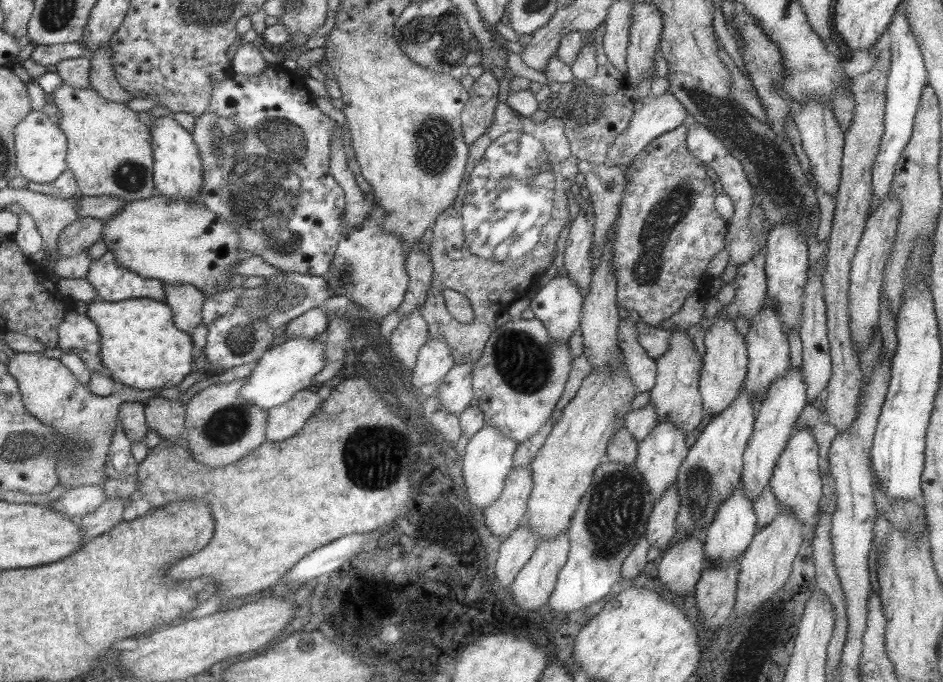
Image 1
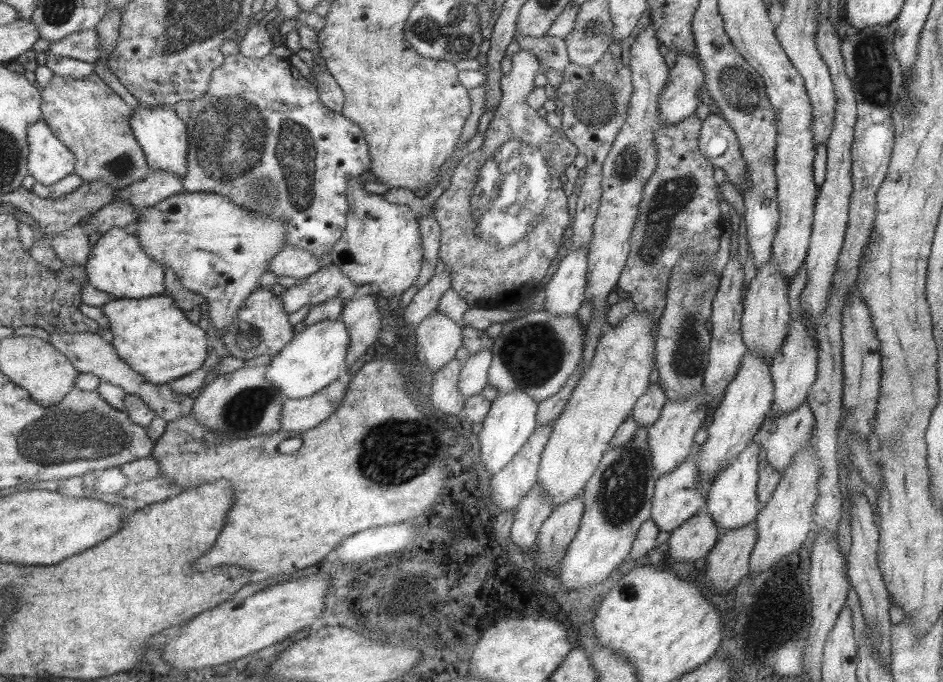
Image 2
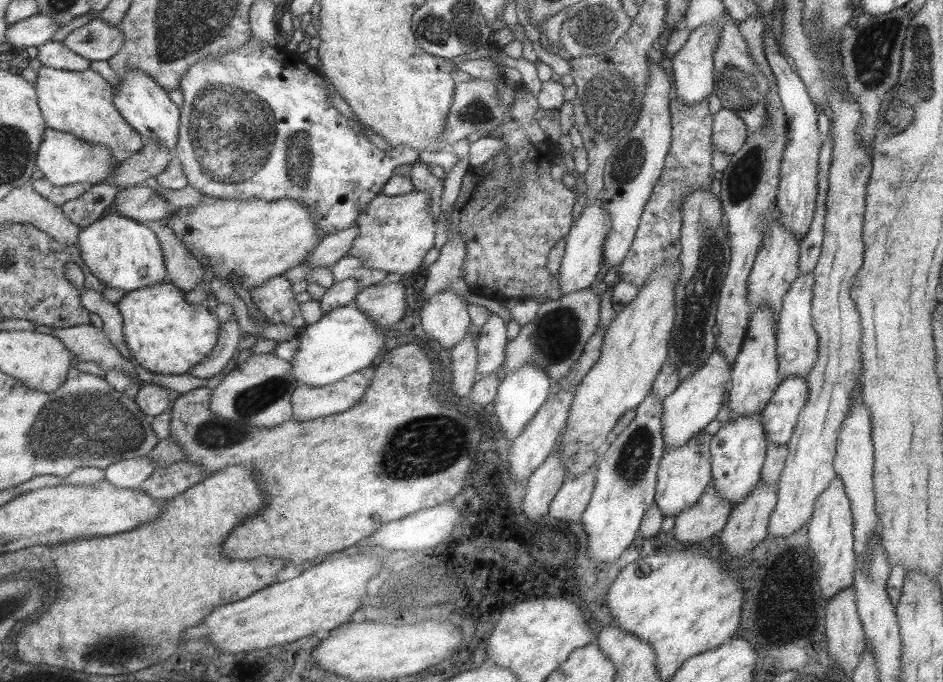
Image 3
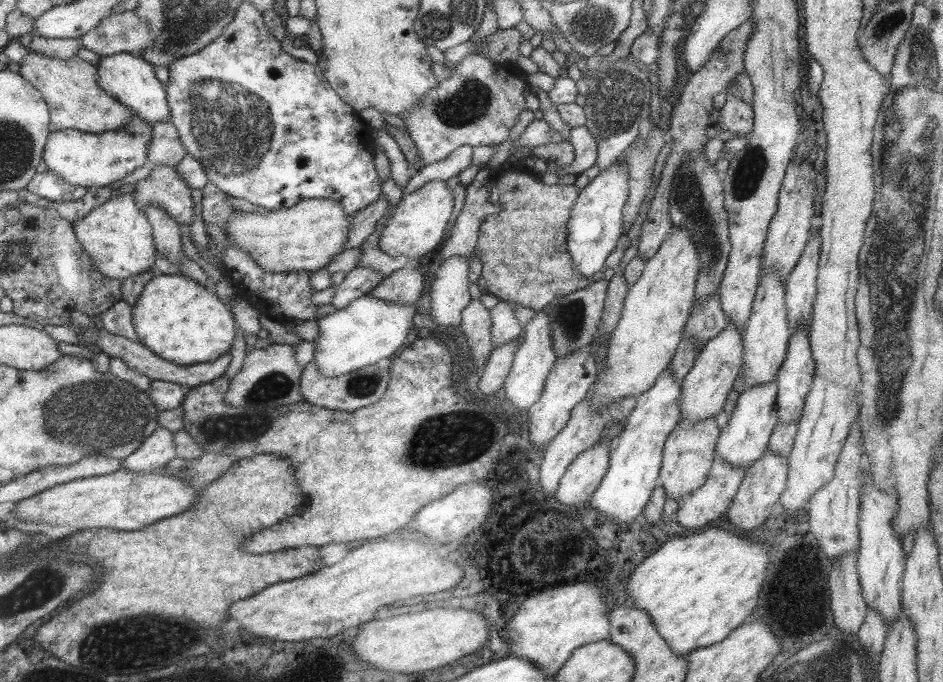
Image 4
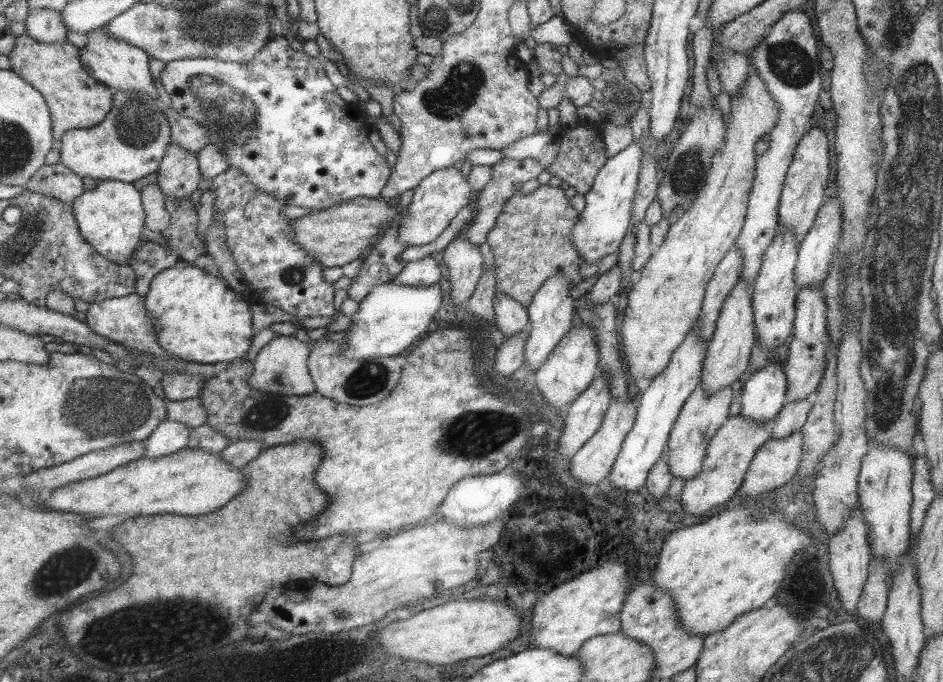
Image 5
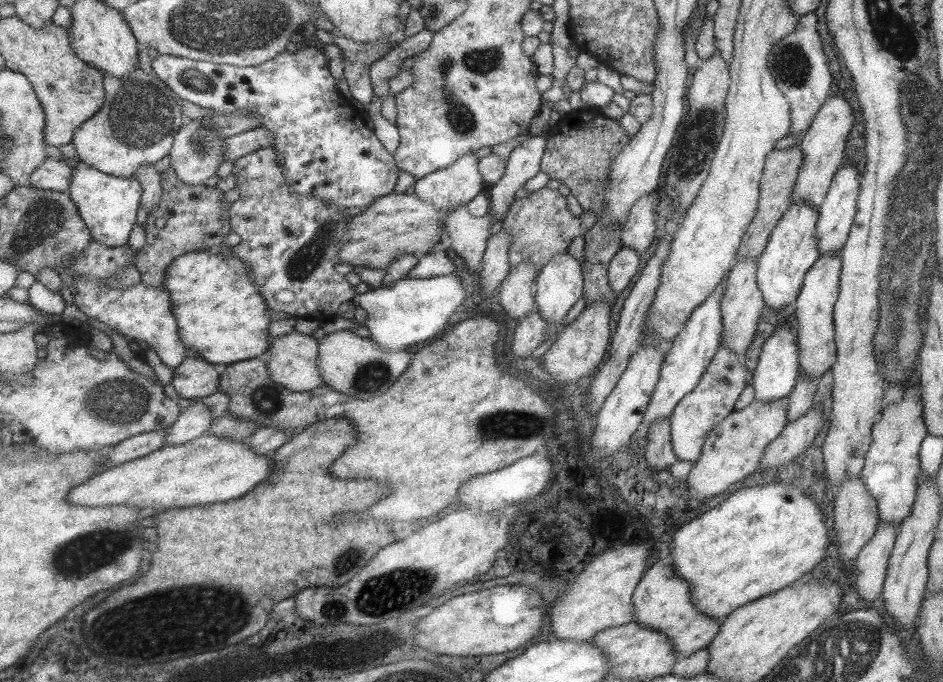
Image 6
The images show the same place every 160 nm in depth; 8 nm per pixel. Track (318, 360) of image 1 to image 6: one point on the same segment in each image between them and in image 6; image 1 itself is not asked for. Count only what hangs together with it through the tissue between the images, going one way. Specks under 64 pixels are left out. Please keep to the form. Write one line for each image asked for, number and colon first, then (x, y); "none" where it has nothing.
2: (312, 361)
3: (345, 340)
4: (366, 329)
5: (389, 317)
6: (410, 309)

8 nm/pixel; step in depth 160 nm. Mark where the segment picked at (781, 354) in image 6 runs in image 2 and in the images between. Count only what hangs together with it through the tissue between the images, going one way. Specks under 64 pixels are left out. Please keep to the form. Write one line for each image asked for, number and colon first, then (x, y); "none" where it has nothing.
2: (731, 501)
3: (737, 451)
4: (745, 438)
5: (763, 396)

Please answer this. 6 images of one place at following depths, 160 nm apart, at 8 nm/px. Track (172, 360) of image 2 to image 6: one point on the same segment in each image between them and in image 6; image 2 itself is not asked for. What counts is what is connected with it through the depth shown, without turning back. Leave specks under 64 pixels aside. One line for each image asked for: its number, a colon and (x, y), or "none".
3: (165, 334)
4: (180, 320)
5: (197, 318)
6: (222, 315)

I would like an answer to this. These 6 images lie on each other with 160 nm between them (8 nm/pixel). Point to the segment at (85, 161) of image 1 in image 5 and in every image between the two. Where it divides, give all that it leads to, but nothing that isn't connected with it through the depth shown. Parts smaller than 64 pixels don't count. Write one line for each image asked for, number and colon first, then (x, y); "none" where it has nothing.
2: (93, 120)
3: (82, 103)
4: (77, 101)
5: (77, 100)

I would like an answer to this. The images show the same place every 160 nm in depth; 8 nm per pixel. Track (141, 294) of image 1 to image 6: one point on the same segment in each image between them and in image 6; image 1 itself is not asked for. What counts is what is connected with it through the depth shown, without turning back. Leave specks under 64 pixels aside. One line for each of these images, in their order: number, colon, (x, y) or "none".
2: (119, 265)
3: (123, 253)
4: (119, 236)
5: (112, 217)
6: (109, 205)

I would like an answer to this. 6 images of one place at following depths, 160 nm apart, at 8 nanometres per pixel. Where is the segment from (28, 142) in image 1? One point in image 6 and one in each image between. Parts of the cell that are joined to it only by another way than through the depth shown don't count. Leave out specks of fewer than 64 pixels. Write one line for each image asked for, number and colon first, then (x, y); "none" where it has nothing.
2: (51, 160)
3: (64, 159)
4: (92, 160)
5: (131, 142)
6: (137, 126)

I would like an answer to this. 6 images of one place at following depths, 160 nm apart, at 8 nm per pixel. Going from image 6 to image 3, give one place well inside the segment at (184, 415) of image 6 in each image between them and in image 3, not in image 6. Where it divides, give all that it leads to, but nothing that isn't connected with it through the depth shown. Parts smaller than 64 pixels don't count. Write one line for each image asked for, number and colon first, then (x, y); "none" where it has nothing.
3: (131, 473)
4: (156, 452)
5: (172, 436)

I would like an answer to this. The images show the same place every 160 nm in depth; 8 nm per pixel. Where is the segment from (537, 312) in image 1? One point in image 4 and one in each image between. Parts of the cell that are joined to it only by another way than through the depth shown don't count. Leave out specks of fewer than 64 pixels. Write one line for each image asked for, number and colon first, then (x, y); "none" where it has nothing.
2: (564, 289)
3: (582, 259)
4: (595, 223)

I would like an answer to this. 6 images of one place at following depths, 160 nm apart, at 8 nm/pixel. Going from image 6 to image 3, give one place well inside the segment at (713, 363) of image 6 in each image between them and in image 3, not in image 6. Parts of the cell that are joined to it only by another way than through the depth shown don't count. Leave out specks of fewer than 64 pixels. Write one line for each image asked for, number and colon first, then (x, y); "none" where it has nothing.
3: (683, 475)
4: (687, 456)
5: (703, 414)

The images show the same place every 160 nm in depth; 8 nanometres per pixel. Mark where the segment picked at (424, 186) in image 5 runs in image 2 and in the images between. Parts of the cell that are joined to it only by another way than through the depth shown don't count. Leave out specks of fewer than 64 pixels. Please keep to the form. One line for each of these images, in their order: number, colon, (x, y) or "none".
2: (380, 246)
3: (394, 233)
4: (416, 225)

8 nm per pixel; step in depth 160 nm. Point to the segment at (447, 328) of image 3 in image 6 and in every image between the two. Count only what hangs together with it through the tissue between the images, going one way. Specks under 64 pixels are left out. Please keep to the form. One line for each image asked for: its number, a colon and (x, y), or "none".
4: (448, 296)
5: (462, 260)
6: (468, 234)

